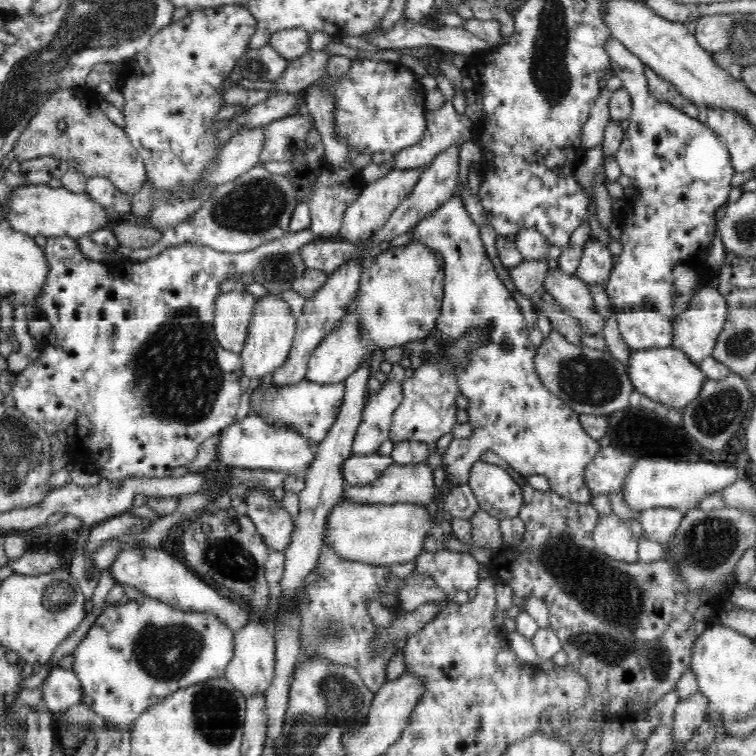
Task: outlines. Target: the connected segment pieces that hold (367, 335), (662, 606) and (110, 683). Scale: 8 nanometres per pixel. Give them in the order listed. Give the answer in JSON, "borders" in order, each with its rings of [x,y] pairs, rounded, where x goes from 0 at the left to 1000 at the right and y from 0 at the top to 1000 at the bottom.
{"borders":[[[[544,320],[536,325],[519,328],[500,340],[481,347],[476,380],[468,398],[459,409],[459,418],[439,439],[413,463],[406,481],[406,504],[417,509],[446,509],[455,507],[479,480],[489,479],[499,462],[507,466],[516,459],[532,459],[548,450],[560,451],[577,431],[583,415],[587,394],[587,360],[579,339],[561,321]]],[[[643,597],[636,603],[638,611],[646,614],[655,614],[656,616],[667,619],[672,623],[677,632],[689,643],[692,648],[693,667],[688,672],[687,684],[693,689],[696,701],[690,709],[690,718],[685,724],[679,726],[663,726],[659,728],[648,742],[646,757],[656,765],[663,772],[675,774],[677,780],[684,788],[697,791],[713,791],[717,796],[722,798],[726,807],[728,831],[738,840],[742,857],[749,861],[749,878],[751,889],[765,890],[767,896],[772,896],[776,899],[776,921],[771,926],[771,934],[759,939],[750,940],[742,935],[722,935],[720,942],[720,950],[728,950],[728,958],[717,958],[713,966],[722,966],[722,971],[749,971],[750,976],[754,976],[753,983],[757,984],[759,995],[765,989],[772,989],[772,984],[782,981],[787,974],[788,962],[787,958],[803,960],[807,956],[833,956],[841,954],[844,950],[849,950],[857,943],[858,938],[862,938],[866,929],[870,929],[876,921],[884,918],[888,913],[893,911],[897,898],[907,889],[913,878],[913,870],[917,868],[917,854],[921,852],[923,843],[927,841],[934,833],[942,831],[948,825],[948,817],[956,810],[958,800],[963,794],[963,787],[975,774],[974,759],[966,759],[955,770],[944,772],[934,772],[931,776],[915,778],[910,775],[910,771],[905,770],[905,762],[897,759],[894,749],[890,743],[881,741],[868,741],[868,743],[825,743],[815,741],[808,735],[804,735],[800,730],[796,730],[788,721],[784,713],[784,701],[790,696],[792,688],[791,675],[786,672],[782,665],[767,667],[753,659],[741,656],[734,648],[729,646],[725,649],[709,648],[705,646],[693,628],[683,624],[661,602],[655,598]]],[[[189,787],[164,800],[139,803],[95,862],[95,885],[108,903],[111,931],[153,960],[171,963],[192,939],[209,931],[229,914],[283,897],[298,897],[299,881],[308,873],[310,857],[310,837],[284,812],[247,811],[210,792]]]]}

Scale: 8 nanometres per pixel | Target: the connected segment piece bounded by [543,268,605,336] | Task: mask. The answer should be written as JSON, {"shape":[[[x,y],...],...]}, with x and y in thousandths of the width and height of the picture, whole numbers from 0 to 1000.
{"shape":[[[726,354],[718,380],[730,389],[742,411],[767,426],[774,442],[796,442],[800,421],[788,411],[775,374],[759,364]]]}

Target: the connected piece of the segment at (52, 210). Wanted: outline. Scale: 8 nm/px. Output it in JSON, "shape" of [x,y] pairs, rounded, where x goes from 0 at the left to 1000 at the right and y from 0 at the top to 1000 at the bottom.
{"shape":[[[62,243],[28,245],[12,267],[13,283],[5,295],[40,313],[56,311],[61,315],[110,315],[124,304],[143,300],[143,283],[135,271],[122,266],[116,255],[99,255],[85,247],[69,249]]]}

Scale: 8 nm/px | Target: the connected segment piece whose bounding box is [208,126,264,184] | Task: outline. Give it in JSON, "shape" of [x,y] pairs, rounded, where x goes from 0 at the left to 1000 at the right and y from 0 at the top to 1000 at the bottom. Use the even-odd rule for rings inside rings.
{"shape":[[[349,167],[323,171],[299,187],[298,196],[291,201],[291,212],[286,214],[286,222],[275,230],[275,241],[299,243],[299,241],[315,235],[345,214],[344,201],[347,198],[349,198]]]}

